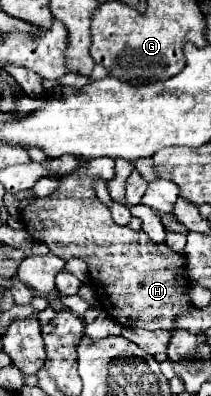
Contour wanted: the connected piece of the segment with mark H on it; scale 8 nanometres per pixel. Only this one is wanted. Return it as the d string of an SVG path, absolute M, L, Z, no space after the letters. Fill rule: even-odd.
M110 157L90 159L86 167L80 167L76 173L72 173L68 177L62 177L62 185L52 195L38 197L36 201L32 201L26 207L26 211L22 211L22 215L20 215L22 223L24 223L26 231L32 235L32 239L44 241L56 257L60 257L64 261L78 257L88 263L88 271L90 271L90 279L92 279L94 291L96 291L98 305L108 313L108 317L118 321L122 327L142 327L148 331L174 329L176 317L194 307L190 301L190 295L188 295L190 279L186 275L186 257L182 253L168 249L164 242L163 247L142 245L140 240L145 237L144 233L132 231L130 227L120 227L114 223L110 209L106 205L102 205L92 191L92 183L96 179L110 181L112 177L114 177L114 159L110 159Z

